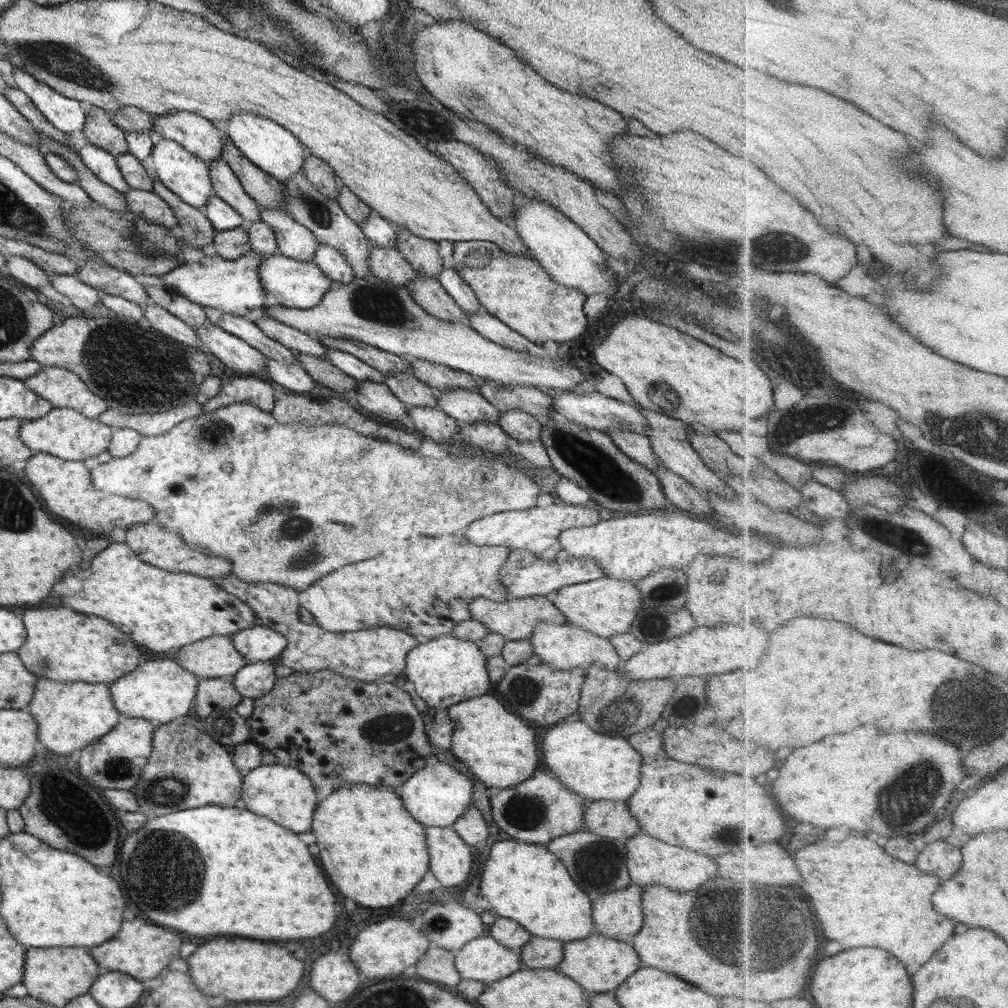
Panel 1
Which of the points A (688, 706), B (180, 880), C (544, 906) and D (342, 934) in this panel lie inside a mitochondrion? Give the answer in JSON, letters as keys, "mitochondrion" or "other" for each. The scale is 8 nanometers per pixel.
{"A":"other","B":"mitochondrion","C":"other","D":"other"}

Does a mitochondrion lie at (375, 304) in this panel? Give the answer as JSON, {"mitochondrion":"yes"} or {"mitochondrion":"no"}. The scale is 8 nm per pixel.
{"mitochondrion":"yes"}

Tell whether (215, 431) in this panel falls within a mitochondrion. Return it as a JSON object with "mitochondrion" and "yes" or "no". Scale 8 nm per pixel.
{"mitochondrion":"yes"}

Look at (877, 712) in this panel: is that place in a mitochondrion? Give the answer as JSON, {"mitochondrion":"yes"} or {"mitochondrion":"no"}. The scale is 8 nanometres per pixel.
{"mitochondrion":"no"}

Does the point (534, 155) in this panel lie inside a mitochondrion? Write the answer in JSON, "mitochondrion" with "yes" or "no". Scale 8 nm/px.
{"mitochondrion":"no"}

